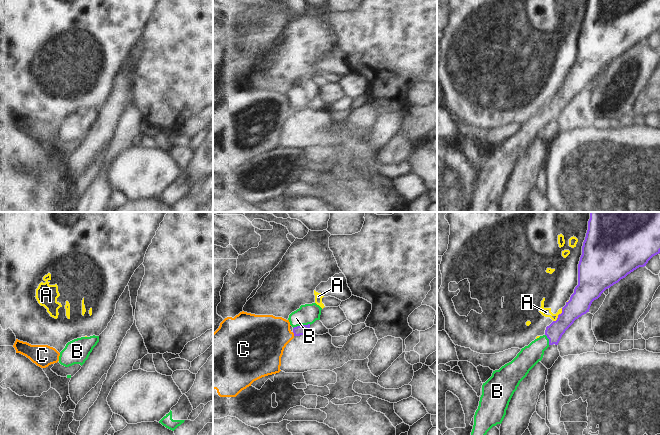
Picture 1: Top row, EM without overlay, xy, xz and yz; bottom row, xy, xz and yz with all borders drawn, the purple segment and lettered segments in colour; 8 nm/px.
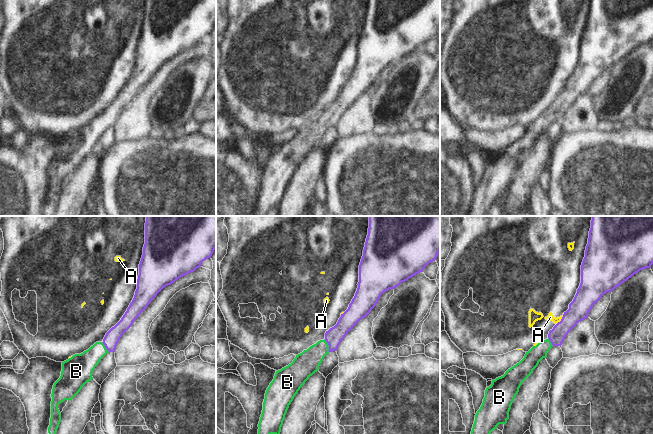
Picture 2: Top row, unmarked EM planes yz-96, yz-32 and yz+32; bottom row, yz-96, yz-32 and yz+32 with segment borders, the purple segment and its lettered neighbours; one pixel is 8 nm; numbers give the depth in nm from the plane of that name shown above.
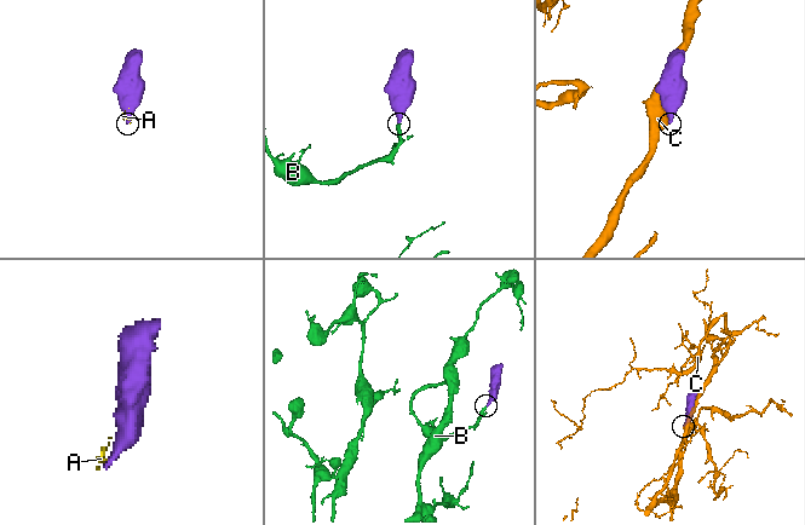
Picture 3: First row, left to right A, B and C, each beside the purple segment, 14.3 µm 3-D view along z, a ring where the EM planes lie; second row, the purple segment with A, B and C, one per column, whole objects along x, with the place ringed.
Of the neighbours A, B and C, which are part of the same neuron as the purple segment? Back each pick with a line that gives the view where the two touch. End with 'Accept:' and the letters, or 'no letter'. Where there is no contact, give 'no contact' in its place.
B: xz
Accept: B

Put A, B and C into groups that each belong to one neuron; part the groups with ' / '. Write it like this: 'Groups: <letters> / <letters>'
Groups: A / B / C

